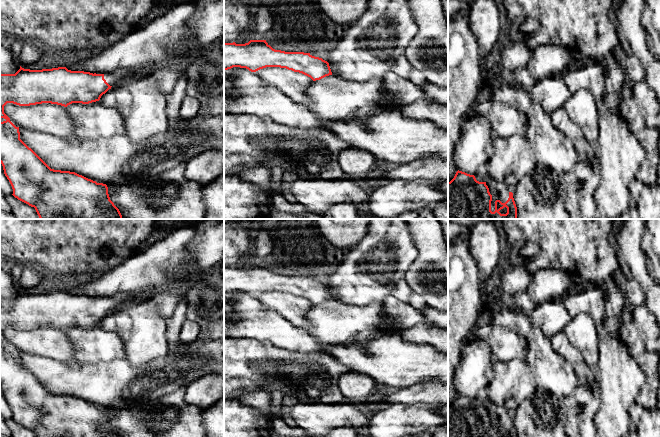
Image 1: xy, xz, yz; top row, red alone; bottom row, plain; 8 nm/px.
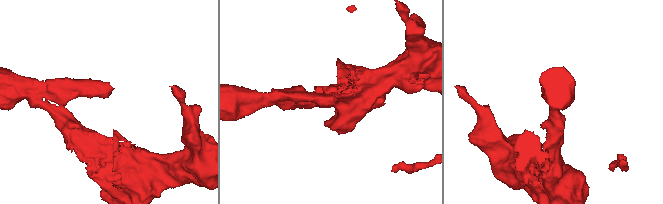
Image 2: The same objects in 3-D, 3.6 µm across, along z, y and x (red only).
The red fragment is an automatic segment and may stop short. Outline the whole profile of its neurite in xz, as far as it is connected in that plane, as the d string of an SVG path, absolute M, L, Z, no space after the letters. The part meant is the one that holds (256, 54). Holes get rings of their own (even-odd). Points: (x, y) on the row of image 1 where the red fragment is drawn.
M250 40L245 44L224 43L224 70L233 67L256 72L266 67L280 67L302 73L313 81L332 75L329 63L304 52L273 49L266 40Z

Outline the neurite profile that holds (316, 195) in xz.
M299 177L290 184L290 192L306 211L320 215L330 206L345 201L352 202L359 213L367 213L371 195L371 190L353 177L334 180Z

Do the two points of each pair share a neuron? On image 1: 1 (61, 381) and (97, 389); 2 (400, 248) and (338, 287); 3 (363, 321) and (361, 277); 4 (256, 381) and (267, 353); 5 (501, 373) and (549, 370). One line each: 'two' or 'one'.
1: one
2: one
3: two
4: one
5: two

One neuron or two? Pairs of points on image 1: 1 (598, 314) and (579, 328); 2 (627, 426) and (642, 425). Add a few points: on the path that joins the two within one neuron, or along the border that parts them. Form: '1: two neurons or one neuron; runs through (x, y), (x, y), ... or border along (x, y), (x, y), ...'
1: two neurons; border along (572, 316), (586, 312), (596, 324)
2: two neurons; border along (632, 403), (629, 414), (636, 426)

